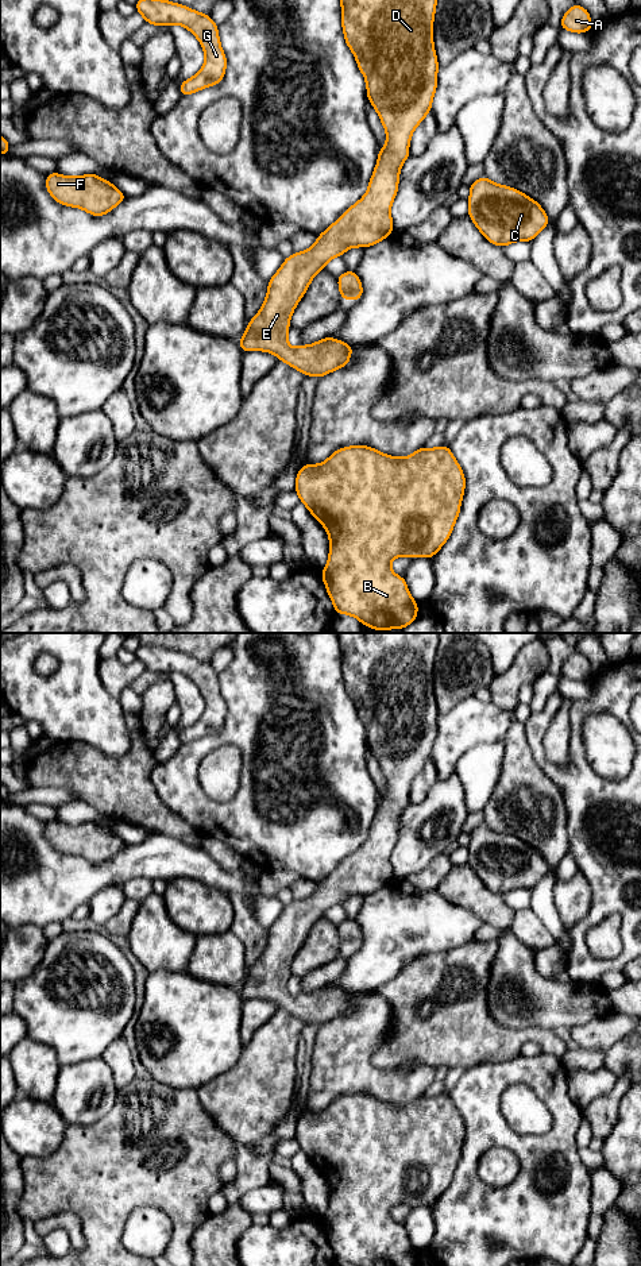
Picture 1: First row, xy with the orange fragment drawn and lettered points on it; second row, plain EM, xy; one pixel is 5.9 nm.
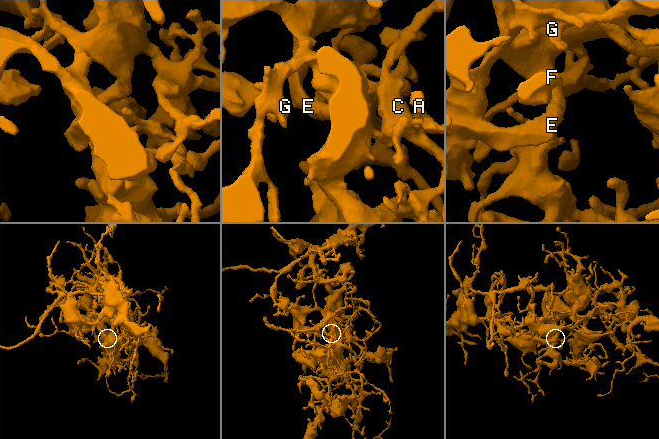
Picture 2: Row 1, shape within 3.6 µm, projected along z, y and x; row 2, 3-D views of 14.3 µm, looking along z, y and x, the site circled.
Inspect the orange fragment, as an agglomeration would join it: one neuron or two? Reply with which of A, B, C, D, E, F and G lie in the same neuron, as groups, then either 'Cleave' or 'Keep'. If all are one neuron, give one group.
Groups: A B C D E F G. Keep

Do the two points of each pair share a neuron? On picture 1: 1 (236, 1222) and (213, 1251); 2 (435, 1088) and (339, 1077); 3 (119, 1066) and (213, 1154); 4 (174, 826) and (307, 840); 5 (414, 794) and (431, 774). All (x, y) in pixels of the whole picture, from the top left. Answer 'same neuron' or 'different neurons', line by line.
1: same neuron
2: different neurons
3: different neurons
4: different neurons
5: same neuron

